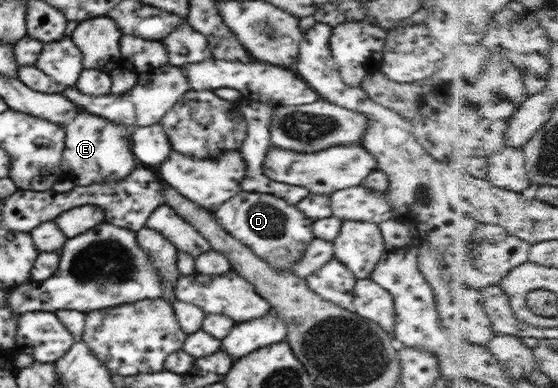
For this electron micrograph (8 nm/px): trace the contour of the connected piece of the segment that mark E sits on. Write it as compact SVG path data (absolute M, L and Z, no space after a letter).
M84 111L64 125L66 132L65 148L62 154L61 169L65 177L77 186L97 184L97 182L119 182L127 178L135 168L135 156L131 150L131 137L135 126L115 124L107 118Z

